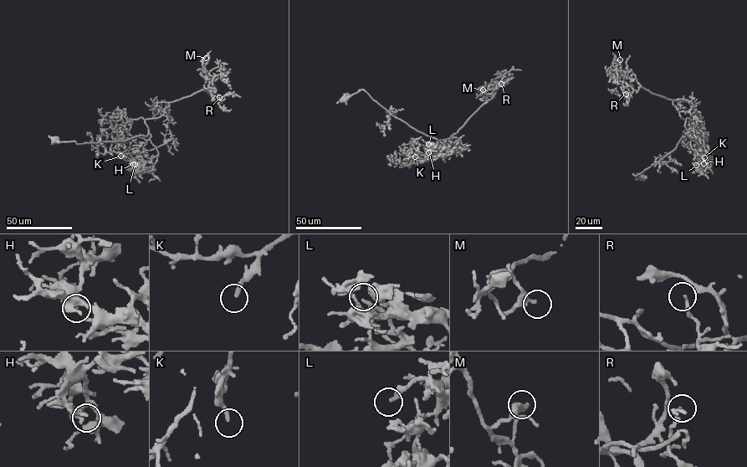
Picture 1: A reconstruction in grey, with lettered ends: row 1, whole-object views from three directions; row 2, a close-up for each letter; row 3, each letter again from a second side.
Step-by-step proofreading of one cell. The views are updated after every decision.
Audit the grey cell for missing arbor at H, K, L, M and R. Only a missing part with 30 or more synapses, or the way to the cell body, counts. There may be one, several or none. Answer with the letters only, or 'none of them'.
K

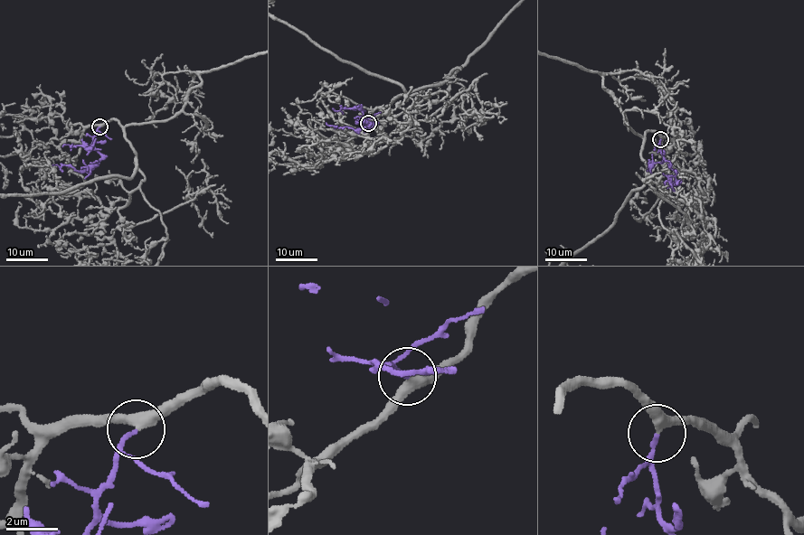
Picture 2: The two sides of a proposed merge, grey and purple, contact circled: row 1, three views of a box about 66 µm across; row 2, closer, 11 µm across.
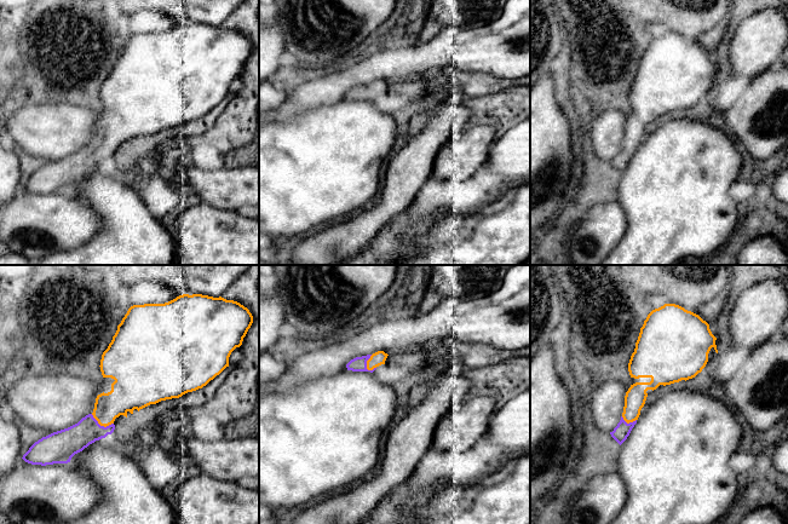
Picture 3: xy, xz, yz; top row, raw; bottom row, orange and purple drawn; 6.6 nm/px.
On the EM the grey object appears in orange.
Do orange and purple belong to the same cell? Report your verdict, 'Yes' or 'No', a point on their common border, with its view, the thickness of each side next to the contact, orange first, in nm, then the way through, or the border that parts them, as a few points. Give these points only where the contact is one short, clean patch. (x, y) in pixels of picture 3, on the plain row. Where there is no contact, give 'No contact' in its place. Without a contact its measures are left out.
Yes. Touches orange at xy (102, 154). Thickness 200 nm (orange) against 180 nm. Path across: xy (126, 125), (102, 154), (93, 155), (70, 170)

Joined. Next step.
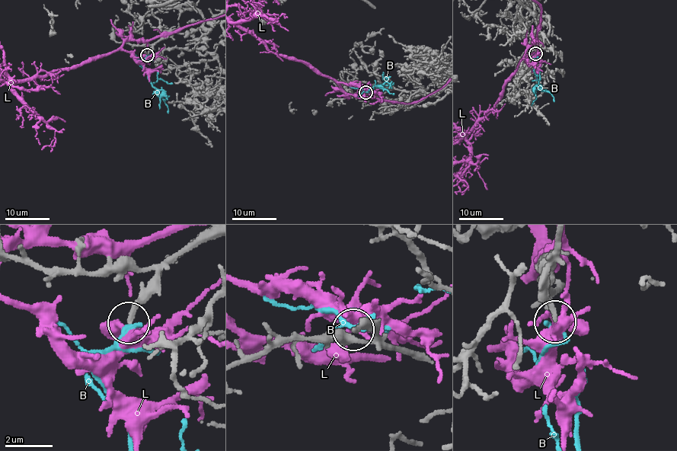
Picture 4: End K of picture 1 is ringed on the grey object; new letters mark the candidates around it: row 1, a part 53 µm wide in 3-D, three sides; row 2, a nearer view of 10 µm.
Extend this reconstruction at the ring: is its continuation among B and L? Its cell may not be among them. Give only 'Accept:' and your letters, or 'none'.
Accept: B

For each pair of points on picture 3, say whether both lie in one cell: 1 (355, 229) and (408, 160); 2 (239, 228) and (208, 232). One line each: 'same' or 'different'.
1: same
2: same

